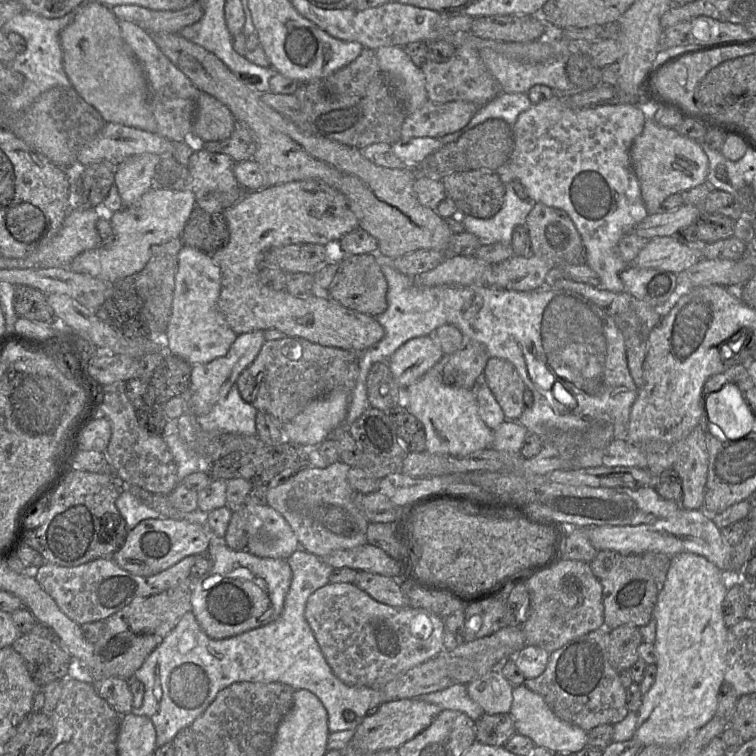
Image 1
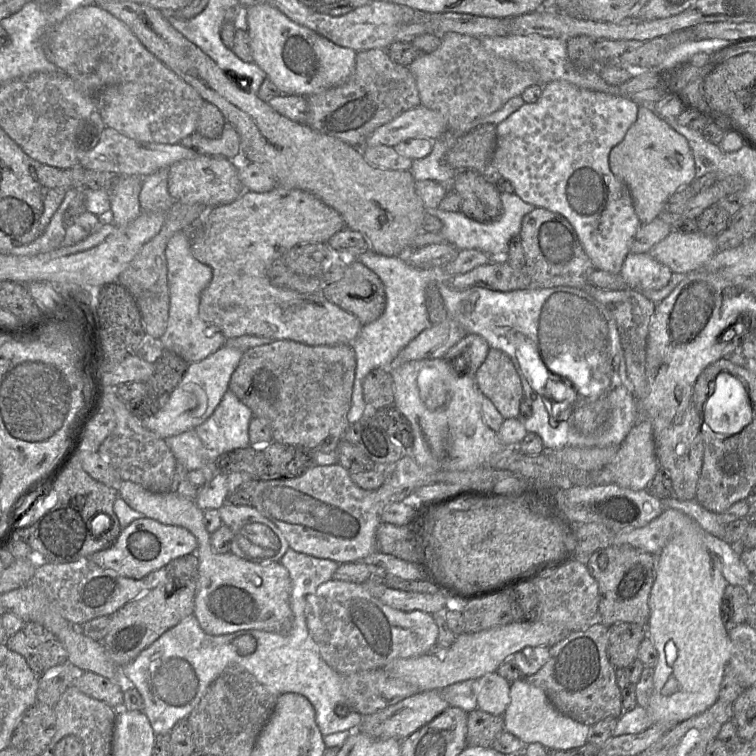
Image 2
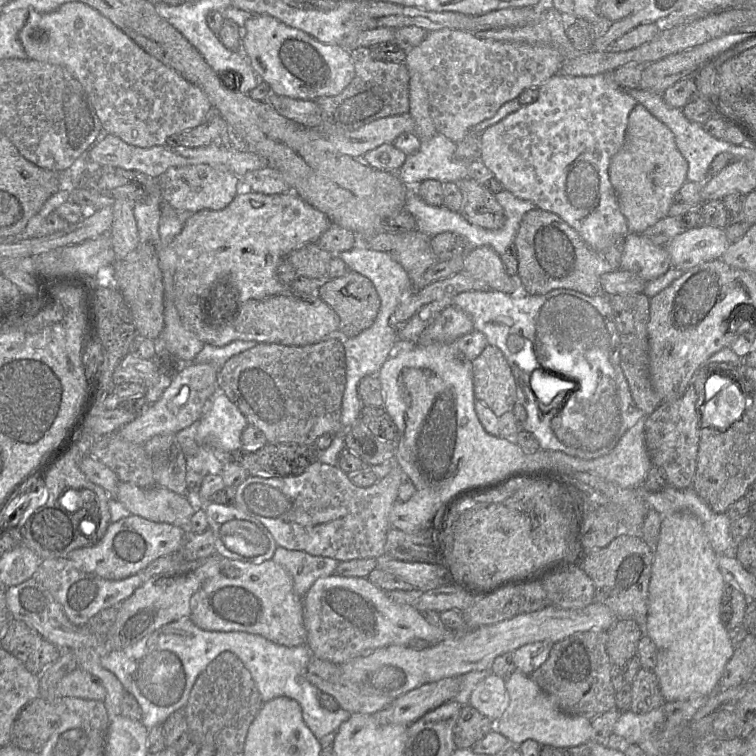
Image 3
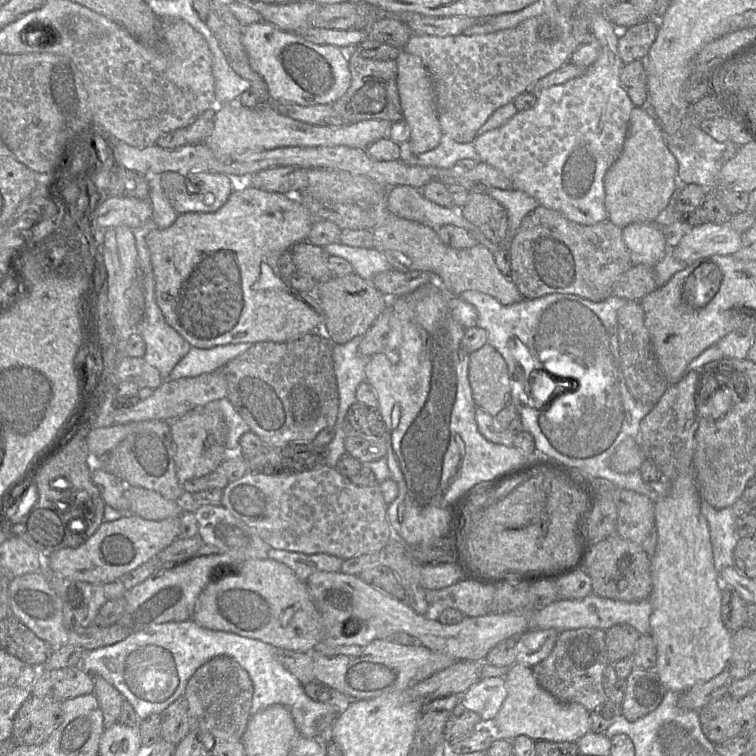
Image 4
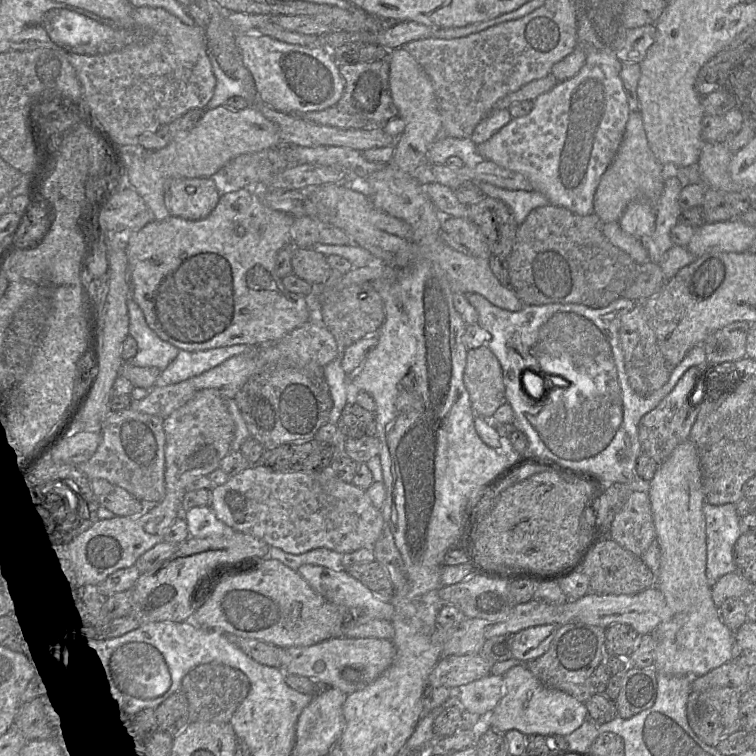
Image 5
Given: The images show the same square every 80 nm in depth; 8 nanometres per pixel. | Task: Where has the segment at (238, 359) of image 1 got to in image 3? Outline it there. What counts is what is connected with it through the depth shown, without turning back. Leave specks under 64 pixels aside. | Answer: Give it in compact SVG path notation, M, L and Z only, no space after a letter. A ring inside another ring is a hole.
M187 363L173 378L160 399L149 405L132 422L122 426L119 435L133 443L144 444L156 435L177 434L198 422L209 408L218 391L218 372L221 368L211 363Z

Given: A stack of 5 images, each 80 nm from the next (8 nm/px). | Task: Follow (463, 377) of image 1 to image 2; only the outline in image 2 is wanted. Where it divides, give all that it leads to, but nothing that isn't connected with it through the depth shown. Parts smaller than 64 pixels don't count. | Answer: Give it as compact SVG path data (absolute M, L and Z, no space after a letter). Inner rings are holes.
M467 334L443 358L458 376L475 375L484 362L490 347L486 340L476 334Z

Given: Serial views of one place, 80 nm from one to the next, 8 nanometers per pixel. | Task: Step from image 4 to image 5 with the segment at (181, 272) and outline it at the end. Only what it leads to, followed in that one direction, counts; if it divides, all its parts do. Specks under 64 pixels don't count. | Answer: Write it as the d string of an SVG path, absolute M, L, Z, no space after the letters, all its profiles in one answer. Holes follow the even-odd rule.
M244 188L221 195L215 209L204 219L187 220L177 216L168 216L164 220L152 220L139 230L125 235L125 248L128 257L130 277L130 297L139 305L149 327L164 341L180 350L200 351L234 344L260 345L282 339L294 329L302 326L314 315L305 295L288 291L282 284L275 269L276 255L284 246L291 244L291 227L294 217L273 210L261 202L259 190Z

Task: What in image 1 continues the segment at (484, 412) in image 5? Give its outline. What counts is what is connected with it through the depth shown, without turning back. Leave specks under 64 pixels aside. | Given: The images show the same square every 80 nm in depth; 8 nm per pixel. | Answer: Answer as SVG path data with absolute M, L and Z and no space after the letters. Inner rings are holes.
M489 357L482 381L493 393L505 418L518 420L525 409L525 384L516 368L507 360Z

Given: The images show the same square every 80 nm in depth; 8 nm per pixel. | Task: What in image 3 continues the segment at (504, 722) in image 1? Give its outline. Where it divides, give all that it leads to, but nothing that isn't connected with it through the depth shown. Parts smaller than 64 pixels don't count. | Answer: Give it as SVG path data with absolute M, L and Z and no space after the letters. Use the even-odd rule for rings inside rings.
M462 705L453 729L456 749L472 747L494 729L494 722L470 705Z

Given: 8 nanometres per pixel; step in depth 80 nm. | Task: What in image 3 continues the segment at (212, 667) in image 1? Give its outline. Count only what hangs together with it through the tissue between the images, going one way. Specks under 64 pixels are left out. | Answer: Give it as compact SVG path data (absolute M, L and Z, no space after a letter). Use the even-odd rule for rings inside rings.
M277 547L272 560L290 574L294 592L302 599L317 579L332 575L339 564L333 558L313 556L304 551L282 547ZM190 617L171 622L120 651L103 651L100 663L132 694L141 708L141 722L148 729L162 726L175 711L185 708L197 677L221 653L231 652L249 671L263 703L287 697L299 703L306 726L322 747L332 745L335 732L351 713L342 708L330 711L321 706L319 690L305 678L312 654L306 645L286 647L245 632L210 632L198 628Z

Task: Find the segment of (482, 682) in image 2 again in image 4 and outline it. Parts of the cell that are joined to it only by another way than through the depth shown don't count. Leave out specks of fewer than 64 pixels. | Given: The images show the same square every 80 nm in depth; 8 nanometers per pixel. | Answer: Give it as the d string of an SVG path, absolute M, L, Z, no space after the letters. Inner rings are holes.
M488 677L481 678L458 697L463 706L488 721L495 718L506 696L504 678Z

